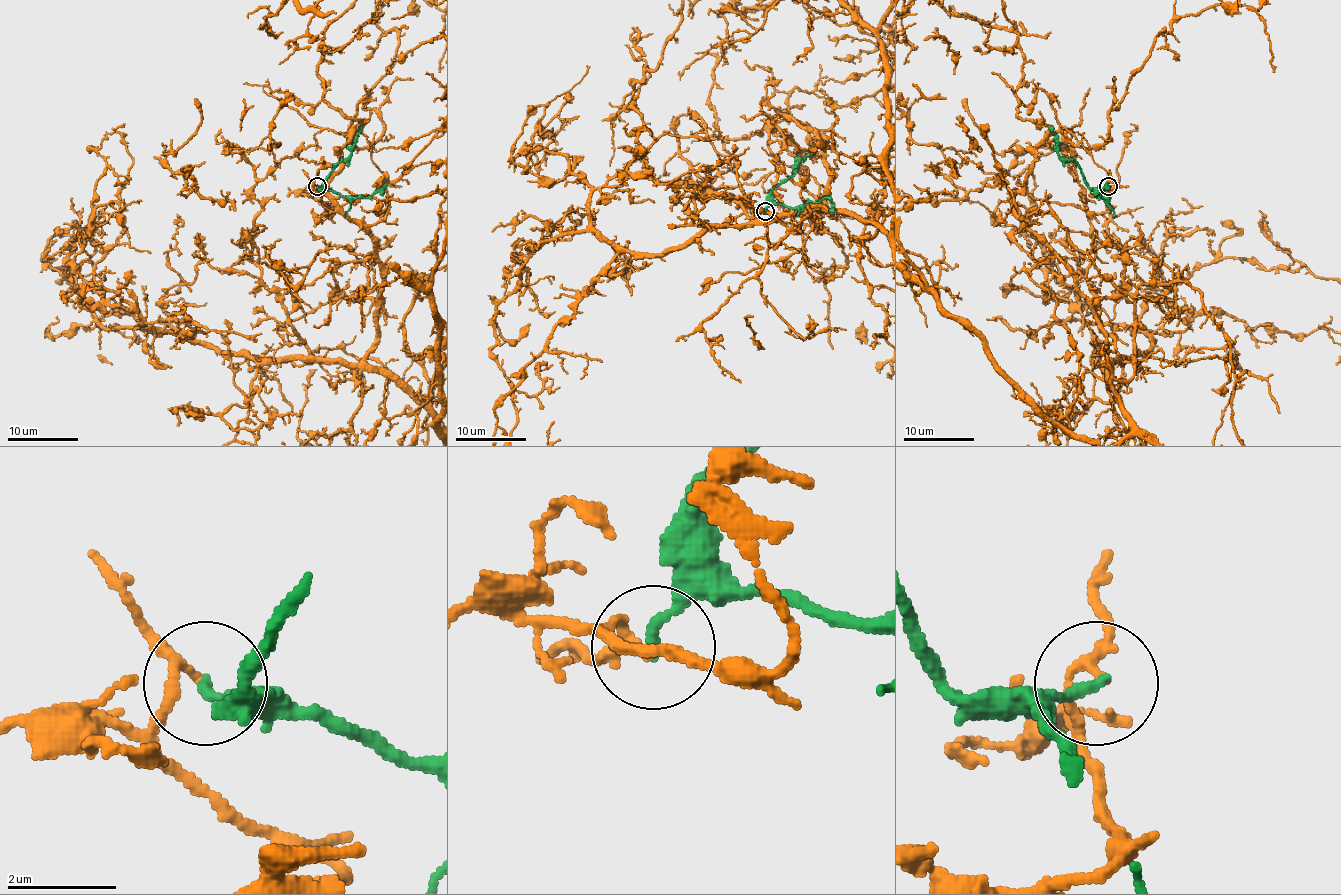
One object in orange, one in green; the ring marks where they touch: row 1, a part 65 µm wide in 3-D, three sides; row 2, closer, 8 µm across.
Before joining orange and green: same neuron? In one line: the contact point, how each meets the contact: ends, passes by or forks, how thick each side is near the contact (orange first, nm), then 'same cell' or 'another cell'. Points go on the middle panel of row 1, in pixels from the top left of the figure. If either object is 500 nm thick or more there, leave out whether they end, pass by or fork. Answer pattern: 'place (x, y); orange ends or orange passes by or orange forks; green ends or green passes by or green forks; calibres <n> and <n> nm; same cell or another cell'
place (765, 211); orange passes by; green ends; calibres 160 and 200 nm; another cell

